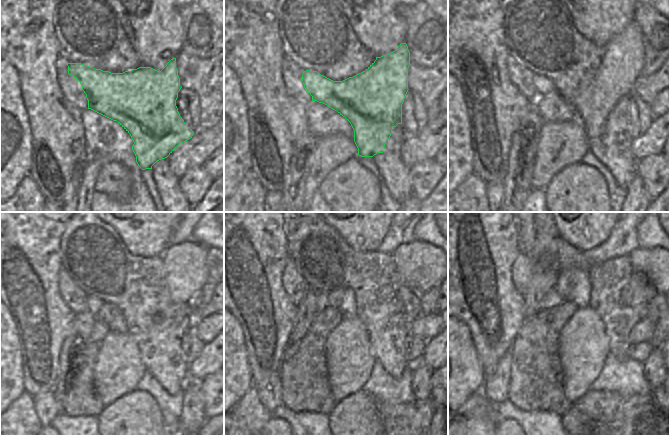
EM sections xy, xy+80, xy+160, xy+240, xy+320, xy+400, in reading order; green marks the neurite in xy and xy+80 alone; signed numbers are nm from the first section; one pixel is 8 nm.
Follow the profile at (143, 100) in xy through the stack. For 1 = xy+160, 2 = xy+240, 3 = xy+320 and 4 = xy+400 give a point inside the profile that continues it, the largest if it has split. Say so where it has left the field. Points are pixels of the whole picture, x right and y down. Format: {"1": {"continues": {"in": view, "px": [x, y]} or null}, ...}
{"1": {"continues": {"in": "xy+160", "px": [623, 60]}}, "2": {"continues": {"in": "xy+240", "px": [185, 263]}}, "3": {"continues": {"in": "xy+320", "px": [422, 266]}}, "4": {"continues": {"in": "xy+400", "px": [651, 262]}}}

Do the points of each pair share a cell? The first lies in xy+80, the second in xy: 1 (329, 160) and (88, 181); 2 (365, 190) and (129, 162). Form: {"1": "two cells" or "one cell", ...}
{"1": "one cell", "2": "two cells"}

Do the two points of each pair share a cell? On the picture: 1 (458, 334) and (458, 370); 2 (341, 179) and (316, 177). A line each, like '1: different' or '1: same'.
1: same
2: different

